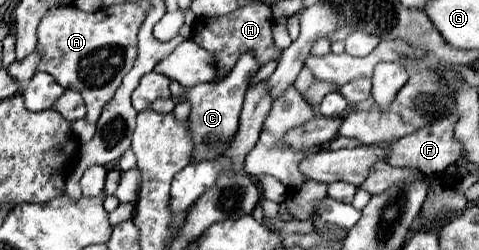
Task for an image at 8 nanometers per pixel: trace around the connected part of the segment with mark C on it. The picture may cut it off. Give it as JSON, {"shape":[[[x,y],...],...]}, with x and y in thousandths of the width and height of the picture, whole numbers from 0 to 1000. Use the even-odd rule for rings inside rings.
{"shape":[[[509,212],[497,236],[497,260],[484,276],[480,308],[472,308],[472,324],[418,332],[418,340],[409,340],[401,356],[384,356],[367,324],[359,324],[359,340],[355,340],[359,388],[392,404],[401,420],[401,452],[392,468],[392,500],[397,500],[397,532],[401,532],[401,556],[405,556],[405,644],[451,636],[459,620],[463,580],[472,580],[480,564],[480,548],[489,548],[489,532],[497,516],[497,468],[501,468],[501,444],[505,444],[514,340],[518,340],[522,308],[539,276],[543,276],[543,260],[530,244],[530,228]]]}

